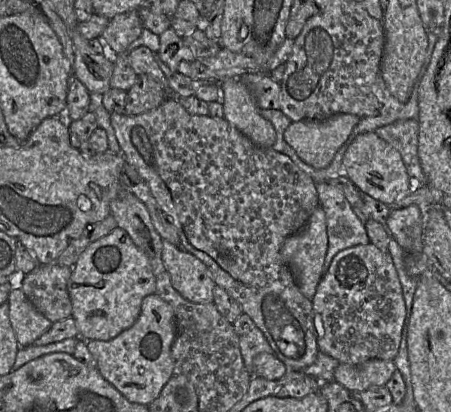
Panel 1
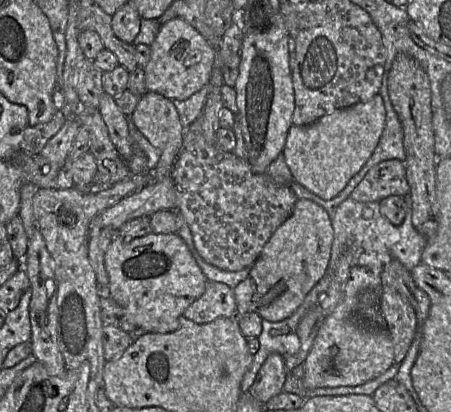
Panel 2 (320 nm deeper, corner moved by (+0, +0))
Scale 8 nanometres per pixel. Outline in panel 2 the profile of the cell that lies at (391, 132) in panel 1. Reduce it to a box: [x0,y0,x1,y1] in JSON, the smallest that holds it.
[350,159,408,202]

